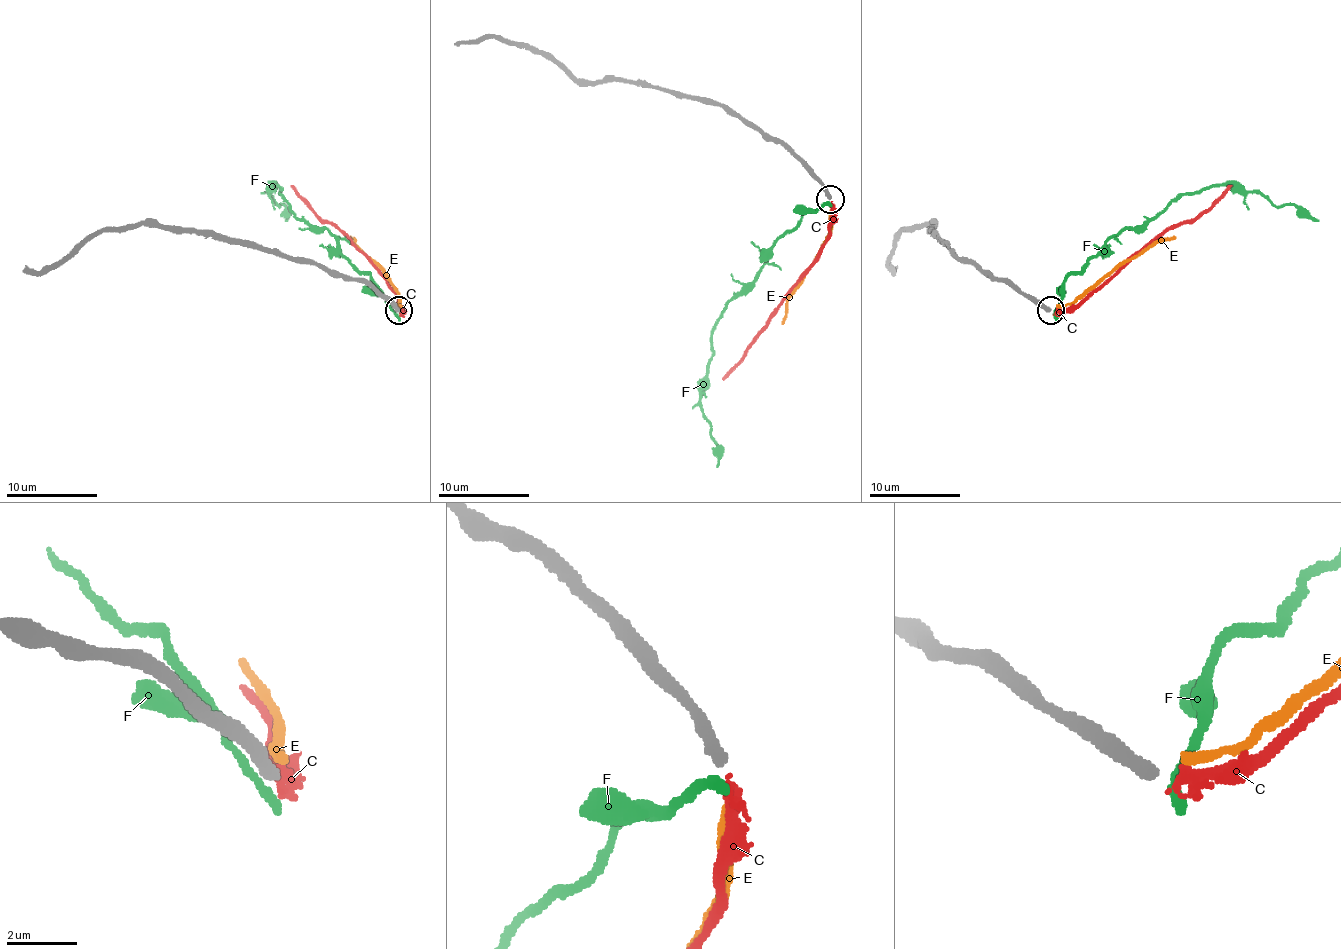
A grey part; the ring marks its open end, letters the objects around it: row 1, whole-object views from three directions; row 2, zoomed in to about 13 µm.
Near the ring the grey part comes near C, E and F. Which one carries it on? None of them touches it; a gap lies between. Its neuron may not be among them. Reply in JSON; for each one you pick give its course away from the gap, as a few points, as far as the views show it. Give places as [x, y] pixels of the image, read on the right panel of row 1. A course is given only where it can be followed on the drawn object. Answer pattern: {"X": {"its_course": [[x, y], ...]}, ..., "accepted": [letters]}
{"C": {"its_course": [[1056, 309], [1076, 309], [1136, 255], [1166, 232], [1207, 211], [1232, 186]]}, "accepted": ["C"]}

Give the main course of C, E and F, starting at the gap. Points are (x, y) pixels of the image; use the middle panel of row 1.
C: (830, 204), (830, 236), (819, 259), (794, 284), (746, 355), (723, 380)
E: (833, 204), (830, 234), (787, 303), (782, 323)
F: (828, 202), (810, 209), (773, 243), (757, 275), (711, 332), (700, 410), (709, 422), (716, 467)

